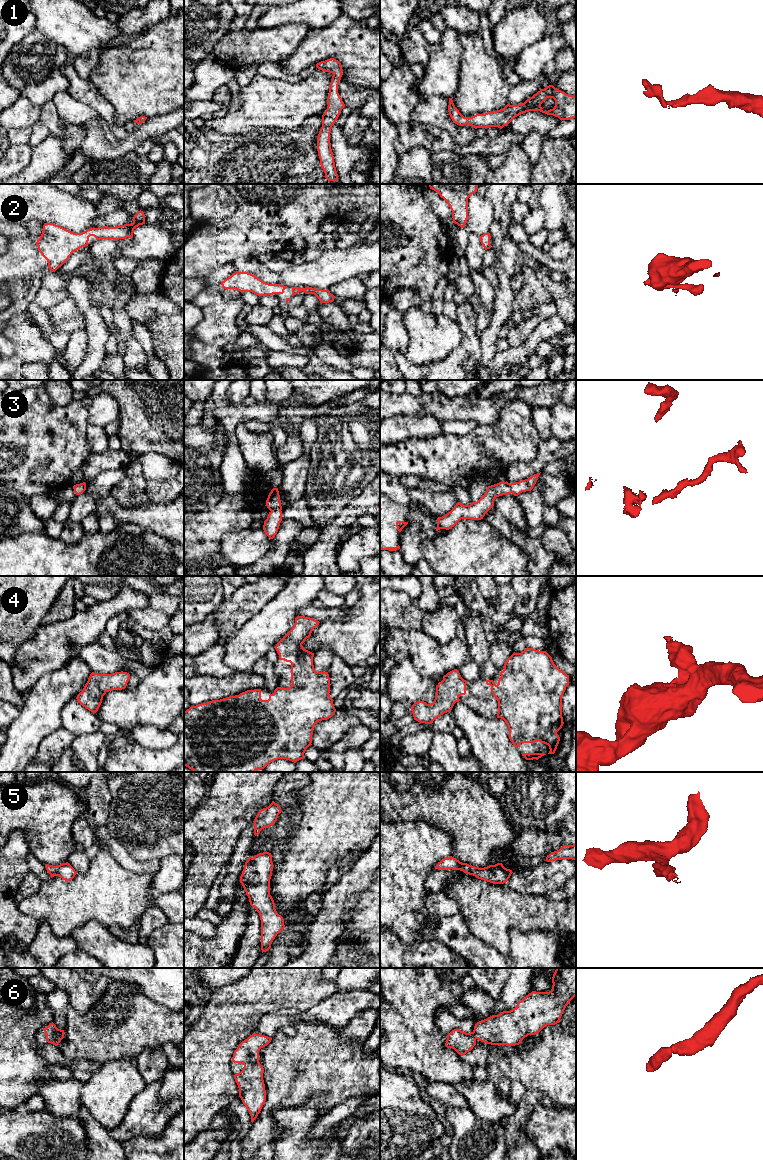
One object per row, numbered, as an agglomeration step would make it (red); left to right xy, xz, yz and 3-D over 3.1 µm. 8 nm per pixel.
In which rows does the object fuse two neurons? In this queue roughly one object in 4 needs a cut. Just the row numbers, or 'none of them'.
none of them

